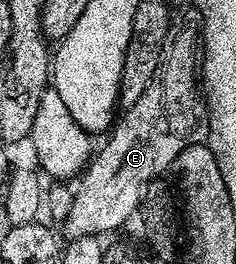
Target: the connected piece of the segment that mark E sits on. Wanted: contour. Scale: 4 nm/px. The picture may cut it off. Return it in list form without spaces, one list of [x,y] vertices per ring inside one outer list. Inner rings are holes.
[[[194,16],[187,17],[186,20],[182,21],[173,21],[169,28],[169,31],[166,32],[165,44],[162,46],[162,50],[164,51],[164,58],[159,57],[158,59],[158,66],[154,70],[154,74],[150,77],[150,82],[146,86],[146,92],[143,92],[142,96],[139,97],[138,101],[134,104],[133,107],[125,109],[123,113],[119,115],[115,119],[114,125],[111,127],[110,133],[107,135],[108,143],[105,144],[104,147],[97,149],[95,153],[93,153],[89,163],[87,166],[84,167],[82,173],[79,175],[78,181],[75,183],[77,186],[74,186],[74,193],[73,193],[73,208],[72,211],[68,216],[66,216],[64,222],[62,223],[62,229],[64,229],[65,239],[71,240],[78,237],[88,237],[90,235],[95,236],[104,236],[104,233],[107,230],[116,230],[119,228],[120,225],[123,224],[124,221],[127,220],[128,217],[135,215],[137,211],[140,209],[140,201],[144,199],[144,190],[149,186],[150,183],[157,181],[161,177],[160,174],[165,170],[165,172],[171,171],[172,165],[174,164],[174,160],[178,156],[178,152],[182,152],[188,146],[195,146],[197,144],[203,143],[205,139],[208,137],[208,130],[205,126],[202,126],[204,122],[202,122],[202,118],[200,118],[200,108],[196,110],[196,108],[192,108],[192,90],[190,90],[190,80],[188,80],[188,74],[190,74],[190,68],[192,68],[192,58],[193,53],[195,53],[195,31],[196,31],[196,24],[197,21],[195,20]],[[164,88],[168,88],[168,90],[174,90],[174,102],[186,102],[186,104],[182,104],[184,106],[184,110],[182,112],[174,112],[176,116],[182,116],[182,128],[178,130],[178,136],[174,138],[170,132],[168,132],[168,122],[166,122],[166,118],[164,118],[164,108],[162,108],[162,100],[166,98],[166,92],[164,92]]]

